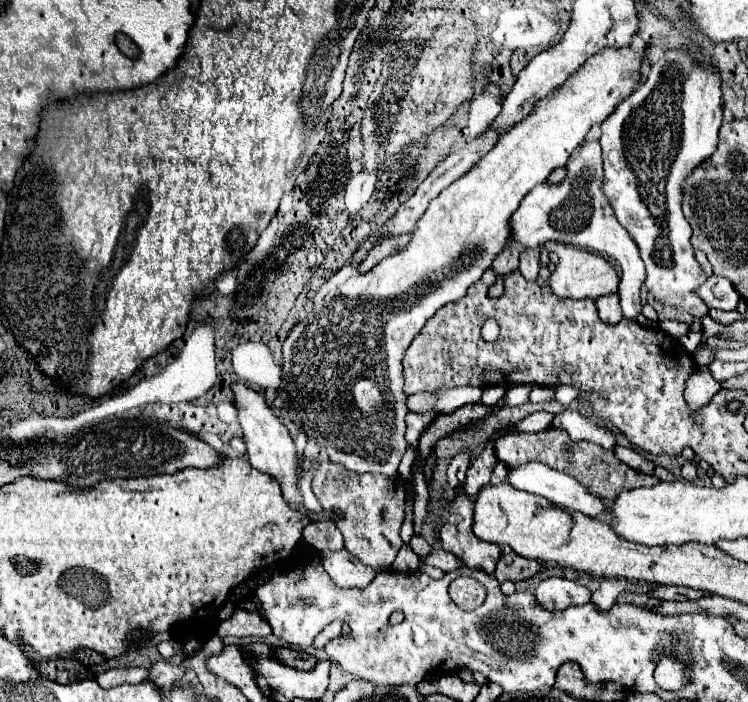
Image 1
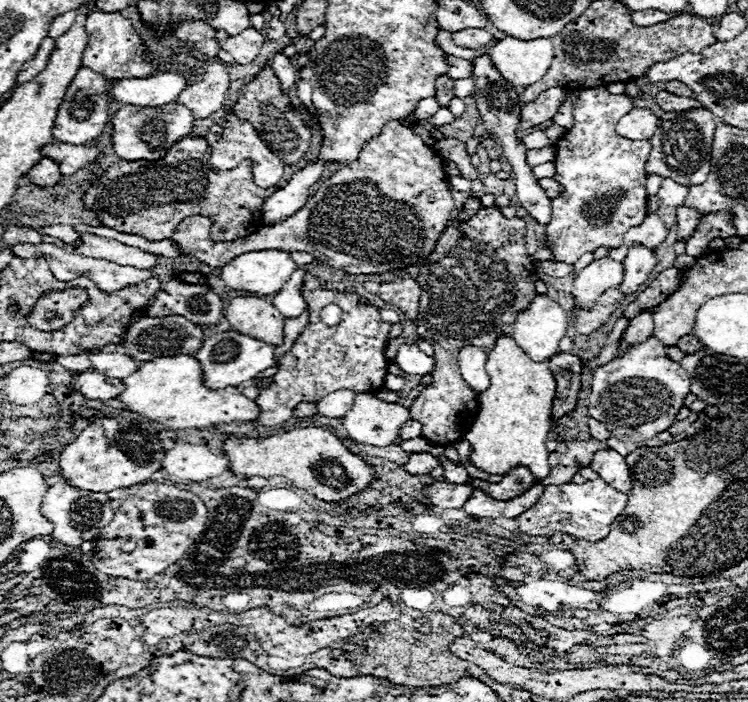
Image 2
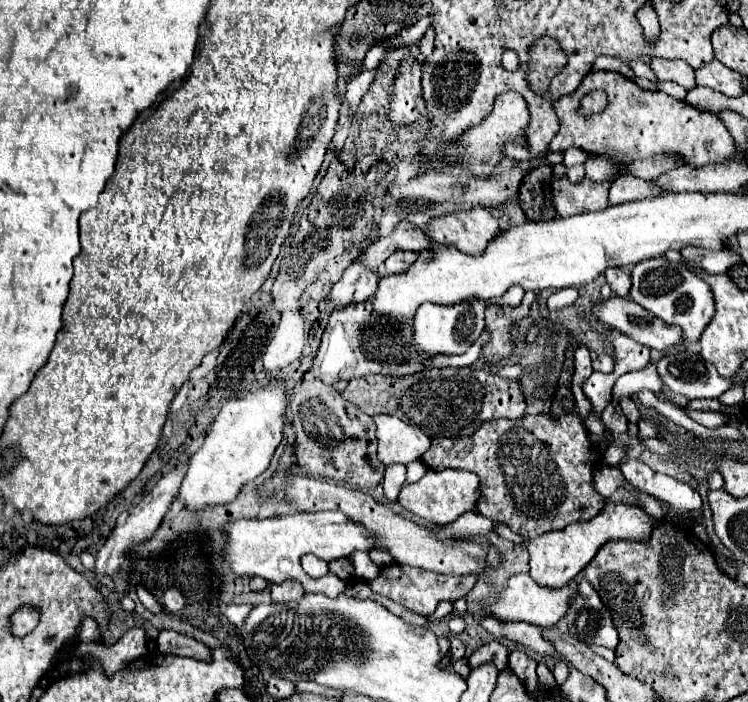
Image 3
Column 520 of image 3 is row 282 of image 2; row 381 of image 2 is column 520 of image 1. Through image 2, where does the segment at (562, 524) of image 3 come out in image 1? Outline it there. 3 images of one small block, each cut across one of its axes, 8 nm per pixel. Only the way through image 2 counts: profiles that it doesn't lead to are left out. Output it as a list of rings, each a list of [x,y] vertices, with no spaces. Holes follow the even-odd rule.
[[[548,428],[544,432],[504,434],[494,442],[494,452],[496,452],[496,458],[510,468],[530,462],[530,460],[544,462],[550,468],[554,468],[558,472],[566,472],[572,478],[580,480],[582,484],[586,484],[588,492],[592,492],[594,496],[600,496],[602,500],[614,500],[624,490],[640,488],[640,486],[654,486],[660,482],[656,476],[628,468],[612,454],[612,450],[604,450],[602,446],[596,446],[592,442],[572,442],[566,436],[566,432],[560,432],[556,428]]]

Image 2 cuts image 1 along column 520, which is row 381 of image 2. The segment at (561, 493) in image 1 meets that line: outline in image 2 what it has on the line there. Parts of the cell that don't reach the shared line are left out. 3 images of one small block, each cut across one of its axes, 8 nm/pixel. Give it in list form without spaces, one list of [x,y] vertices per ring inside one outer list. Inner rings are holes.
[[[472,346],[462,348],[460,356],[458,356],[458,366],[460,366],[462,378],[478,394],[490,386],[490,378],[486,374],[486,360],[488,360],[488,356],[480,348],[472,348]]]

